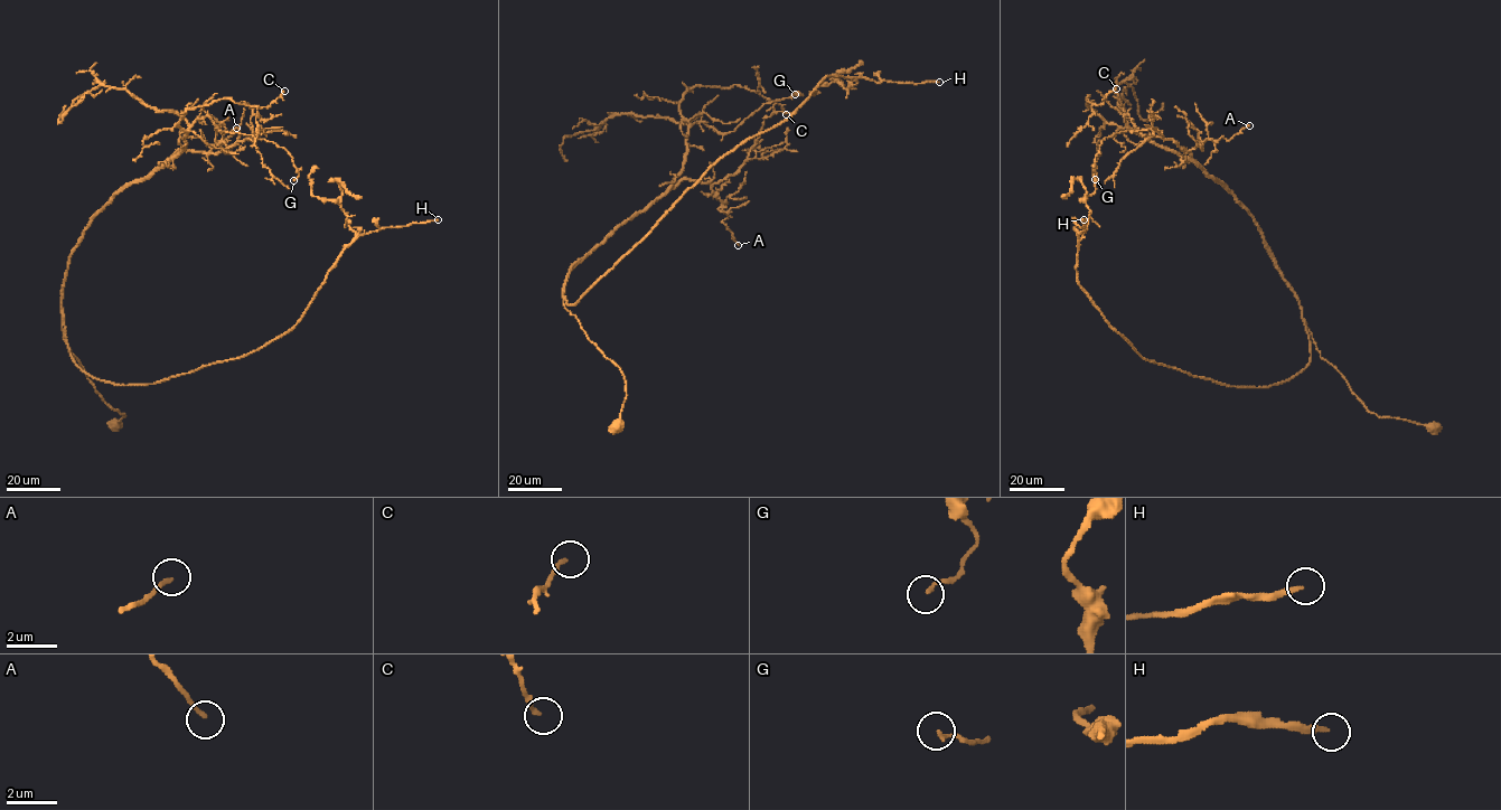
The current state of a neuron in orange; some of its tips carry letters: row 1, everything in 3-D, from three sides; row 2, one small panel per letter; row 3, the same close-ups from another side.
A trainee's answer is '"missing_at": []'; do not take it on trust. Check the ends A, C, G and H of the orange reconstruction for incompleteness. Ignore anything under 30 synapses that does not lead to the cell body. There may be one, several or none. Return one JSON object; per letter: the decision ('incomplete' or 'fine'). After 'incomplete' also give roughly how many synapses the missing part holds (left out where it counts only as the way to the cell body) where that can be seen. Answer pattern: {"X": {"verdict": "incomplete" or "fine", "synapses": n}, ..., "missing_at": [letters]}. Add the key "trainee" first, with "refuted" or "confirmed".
{"trainee": "refuted", "A": {"verdict": "fine"}, "C": {"verdict": "fine"}, "G": {"verdict": "fine"}, "H": {"verdict": "incomplete", "synapses": 160}, "missing_at": ["H"]}

